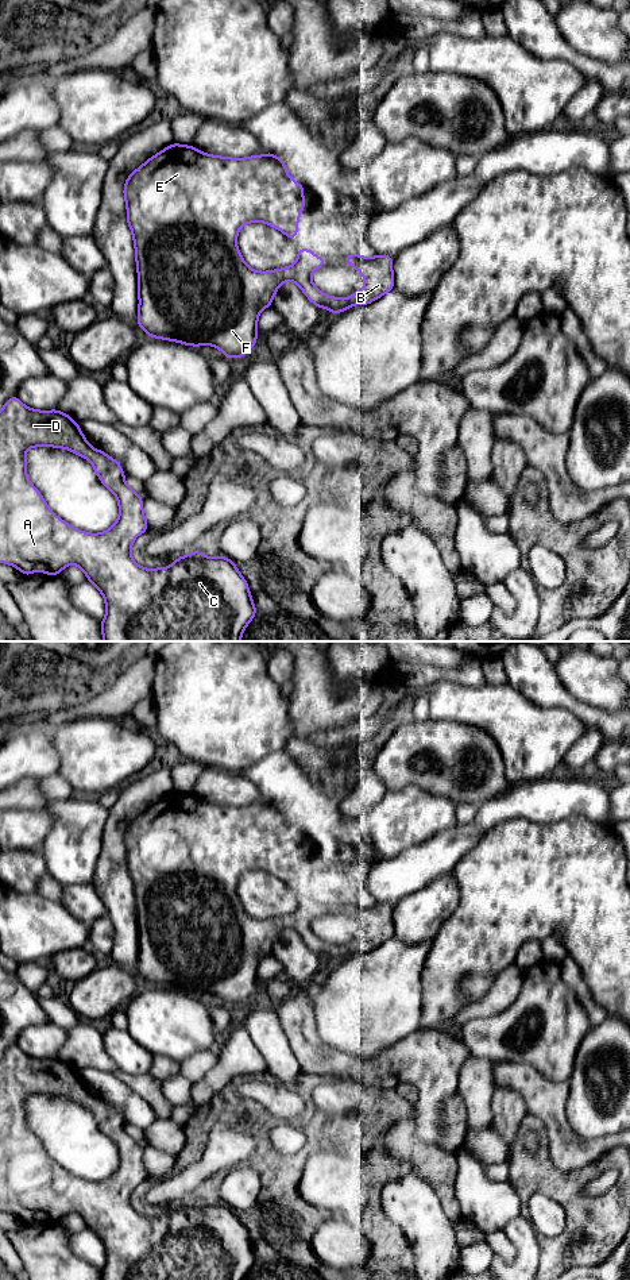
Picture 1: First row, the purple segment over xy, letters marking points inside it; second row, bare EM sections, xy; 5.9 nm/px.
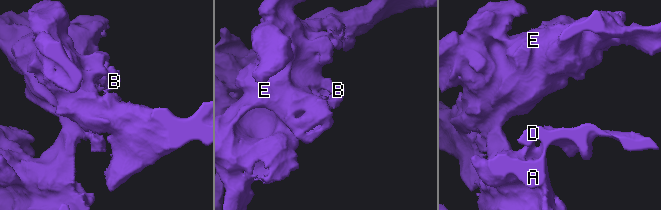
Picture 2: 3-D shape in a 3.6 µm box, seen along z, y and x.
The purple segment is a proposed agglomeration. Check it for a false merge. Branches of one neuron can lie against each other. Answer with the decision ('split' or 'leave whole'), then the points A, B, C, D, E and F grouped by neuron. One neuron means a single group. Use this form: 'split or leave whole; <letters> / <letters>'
leave whole; A B C D E F

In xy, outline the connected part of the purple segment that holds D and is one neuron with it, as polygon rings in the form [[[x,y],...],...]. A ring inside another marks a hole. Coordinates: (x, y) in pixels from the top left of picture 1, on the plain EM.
[[[16,1044],[11,1045],[0,1059],[0,1211],[16,1215],[23,1223],[42,1219],[58,1223],[66,1214],[77,1212],[103,1242],[107,1261],[101,1280],[244,1280],[256,1264],[255,1252],[247,1229],[235,1210],[225,1204],[204,1204],[201,1198],[177,1206],[166,1217],[143,1217],[131,1204],[131,1195],[138,1183],[148,1177],[143,1161],[143,1148],[124,1129],[124,1119],[117,1109],[104,1099],[94,1098],[81,1080],[78,1071],[58,1057],[36,1059],[26,1055]],[[31,1095],[57,1095],[88,1107],[104,1134],[119,1150],[119,1167],[105,1180],[82,1180],[59,1167],[46,1153],[40,1140],[27,1126],[26,1102]]]

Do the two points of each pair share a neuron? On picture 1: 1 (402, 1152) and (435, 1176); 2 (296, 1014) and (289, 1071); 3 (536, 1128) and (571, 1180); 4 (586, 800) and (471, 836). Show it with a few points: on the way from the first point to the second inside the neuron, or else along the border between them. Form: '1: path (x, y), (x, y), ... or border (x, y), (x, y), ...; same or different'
1: path (410, 1155), (426, 1168); same
2: border (279, 1020), (301, 1071); different
3: path (541, 1144), (541, 1163), (555, 1176); same
4: path (557, 800), (518, 801), (499, 809); same

